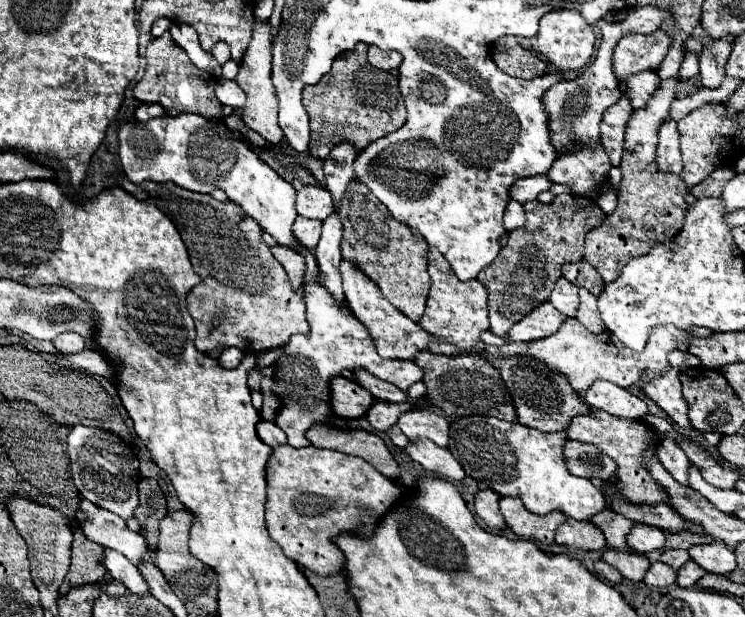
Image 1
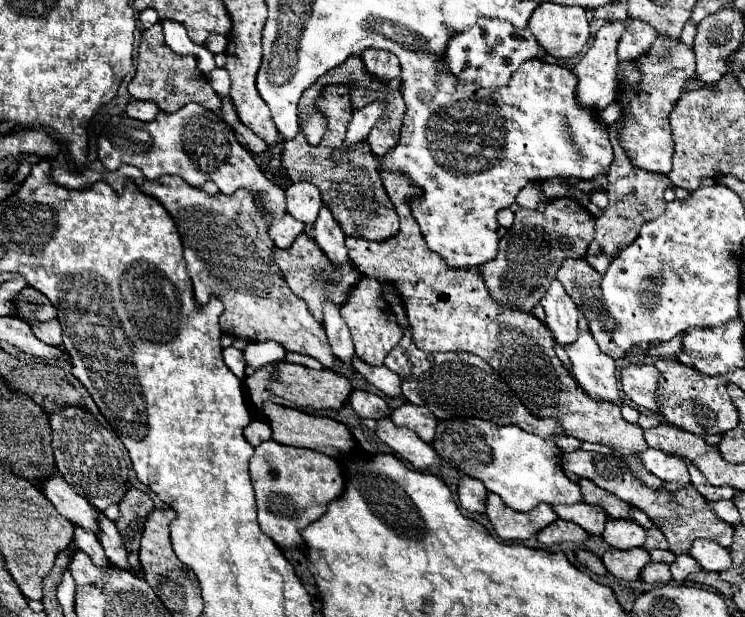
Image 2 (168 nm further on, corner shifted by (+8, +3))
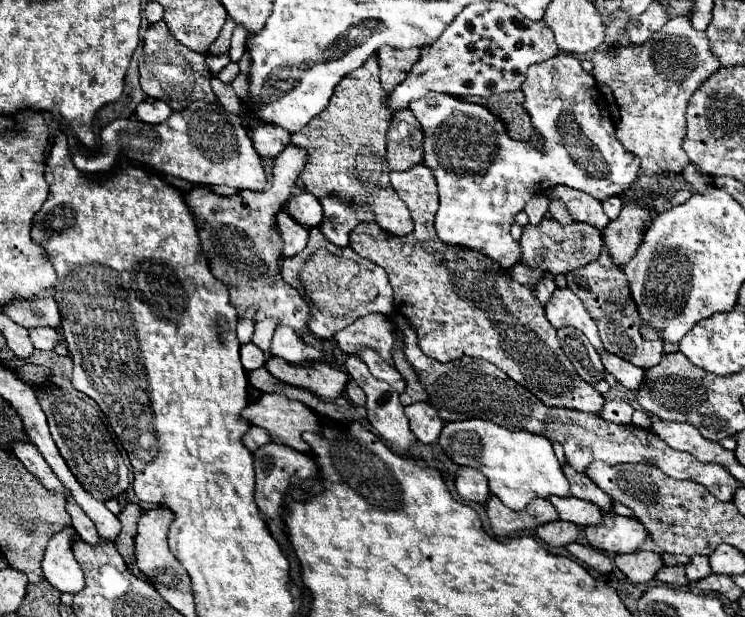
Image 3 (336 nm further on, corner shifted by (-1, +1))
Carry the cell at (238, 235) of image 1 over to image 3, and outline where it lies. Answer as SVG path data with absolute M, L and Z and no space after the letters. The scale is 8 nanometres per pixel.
M287 146L273 164L273 186L263 192L243 190L239 194L219 196L209 188L193 186L185 194L185 202L199 224L201 252L205 254L209 268L215 278L219 278L231 296L239 316L245 316L249 306L255 306L255 322L271 318L279 326L291 326L295 334L303 340L309 332L311 308L305 296L301 296L293 286L289 286L279 270L283 238L275 216L283 210L291 196L291 188L305 166L307 154L297 146Z

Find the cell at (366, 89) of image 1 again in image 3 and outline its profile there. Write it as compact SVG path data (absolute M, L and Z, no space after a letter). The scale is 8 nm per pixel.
M409 108L393 114L387 132L387 162L391 170L409 170L423 158L421 126Z

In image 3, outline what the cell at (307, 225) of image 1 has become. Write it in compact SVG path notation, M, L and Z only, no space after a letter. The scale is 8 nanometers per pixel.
M287 212L277 214L277 224L281 228L281 236L283 236L283 242L285 242L283 256L299 254L307 246L307 238L309 238L307 228L301 226L299 222L295 222Z

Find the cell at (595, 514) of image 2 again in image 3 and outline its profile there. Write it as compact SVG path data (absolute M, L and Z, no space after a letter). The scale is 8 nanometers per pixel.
M569 496L569 498L549 498L551 504L557 508L559 518L579 524L579 526L599 526L599 522L603 522L603 510L599 510L599 506Z

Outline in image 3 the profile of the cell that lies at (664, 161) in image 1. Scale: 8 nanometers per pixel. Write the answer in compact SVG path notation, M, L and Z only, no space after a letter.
M677 16L669 18L663 30L655 32L643 46L621 46L619 56L613 60L607 52L597 52L591 60L591 74L597 84L607 84L621 108L617 140L641 158L641 172L647 176L681 172L689 164L681 148L689 98L699 84L719 68L719 60L711 54L705 32L695 32L687 18Z

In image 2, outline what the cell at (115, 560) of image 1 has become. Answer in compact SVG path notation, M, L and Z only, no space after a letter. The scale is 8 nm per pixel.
M76 526L76 528L74 528L74 544L92 558L94 566L106 568L106 566L110 564L110 562L106 560L106 554L102 552L102 546L98 544L98 538L96 538L94 532L88 532L88 530Z

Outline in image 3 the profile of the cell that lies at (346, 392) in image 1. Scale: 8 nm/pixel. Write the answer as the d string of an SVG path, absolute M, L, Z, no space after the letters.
M269 358L265 362L265 368L281 382L289 386L297 386L303 390L309 390L323 402L333 402L339 398L345 390L345 384L349 376L337 368L331 368L325 362L313 362L309 366L291 366L281 358Z

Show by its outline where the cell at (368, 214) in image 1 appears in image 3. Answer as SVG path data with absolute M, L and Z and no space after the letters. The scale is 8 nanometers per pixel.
M373 54L359 70L355 70L353 78L355 80L339 82L339 86L335 86L331 102L327 104L327 110L323 110L303 130L291 136L291 144L307 152L307 162L299 174L299 180L303 180L305 190L309 190L317 198L333 194L335 198L343 202L363 202L371 206L375 214L375 224L379 224L381 230L387 230L389 234L395 234L395 236L405 236L413 230L413 220L409 216L407 206L389 184L389 166L385 158L385 134L391 122L391 114L385 108L387 92L381 88L381 82L379 82L377 56Z

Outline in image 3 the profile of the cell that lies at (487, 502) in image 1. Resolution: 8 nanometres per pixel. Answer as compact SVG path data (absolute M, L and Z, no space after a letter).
M473 468L457 470L455 488L463 500L479 502L479 504L485 504L491 494L487 486L487 478L483 478L483 474L479 474L479 470L473 470Z

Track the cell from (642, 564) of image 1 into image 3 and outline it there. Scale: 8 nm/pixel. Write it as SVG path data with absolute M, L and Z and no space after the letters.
M633 552L615 556L615 566L631 580L631 582L649 582L655 578L657 570L663 566L661 556L657 552Z

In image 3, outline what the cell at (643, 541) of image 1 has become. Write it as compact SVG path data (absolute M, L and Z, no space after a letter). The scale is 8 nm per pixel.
M603 514L601 526L585 528L587 542L599 550L627 554L639 550L639 546L647 538L645 526L635 518L625 518L617 514Z

